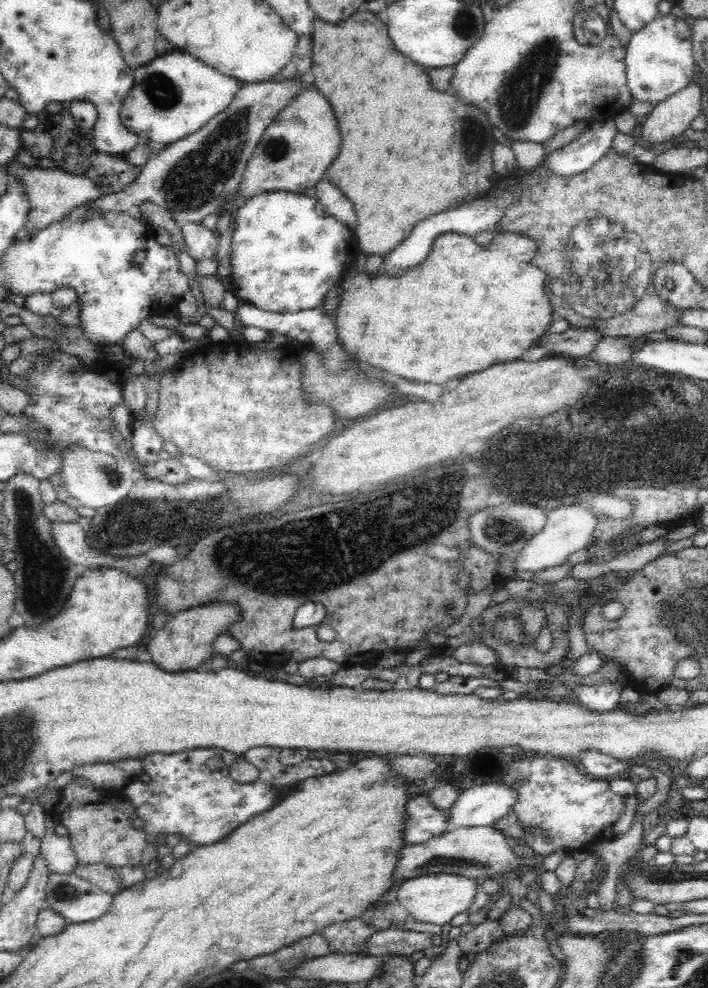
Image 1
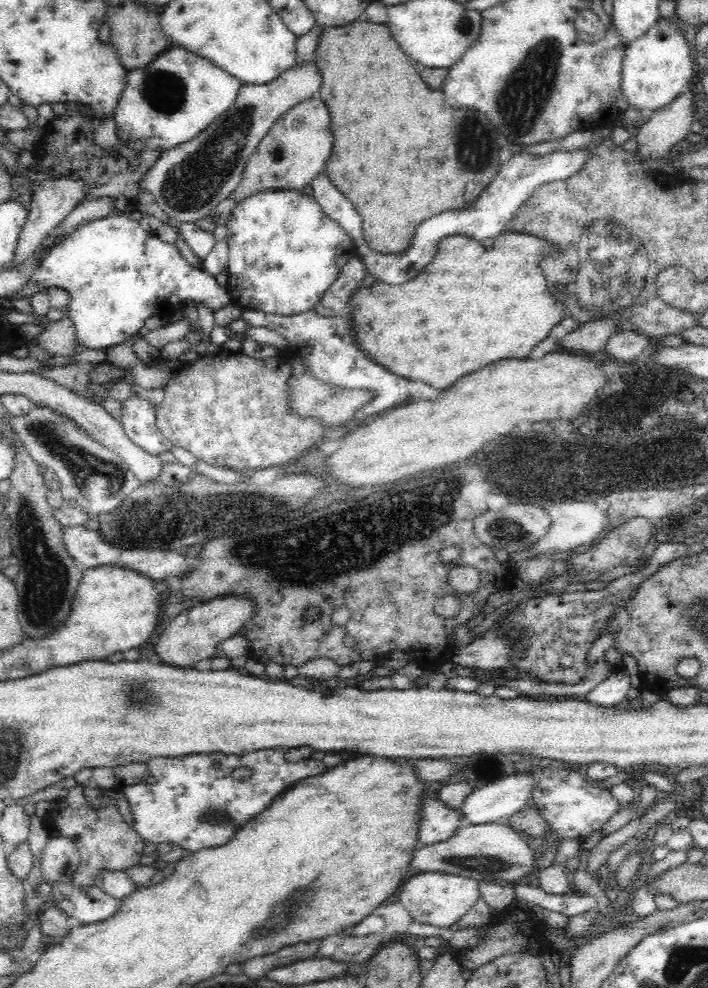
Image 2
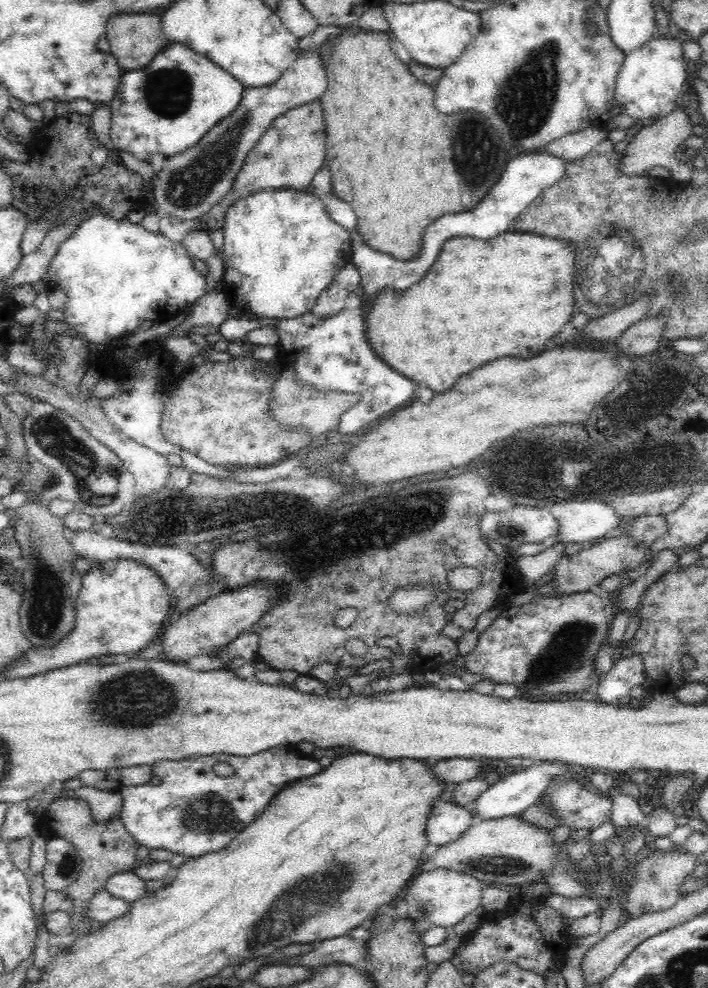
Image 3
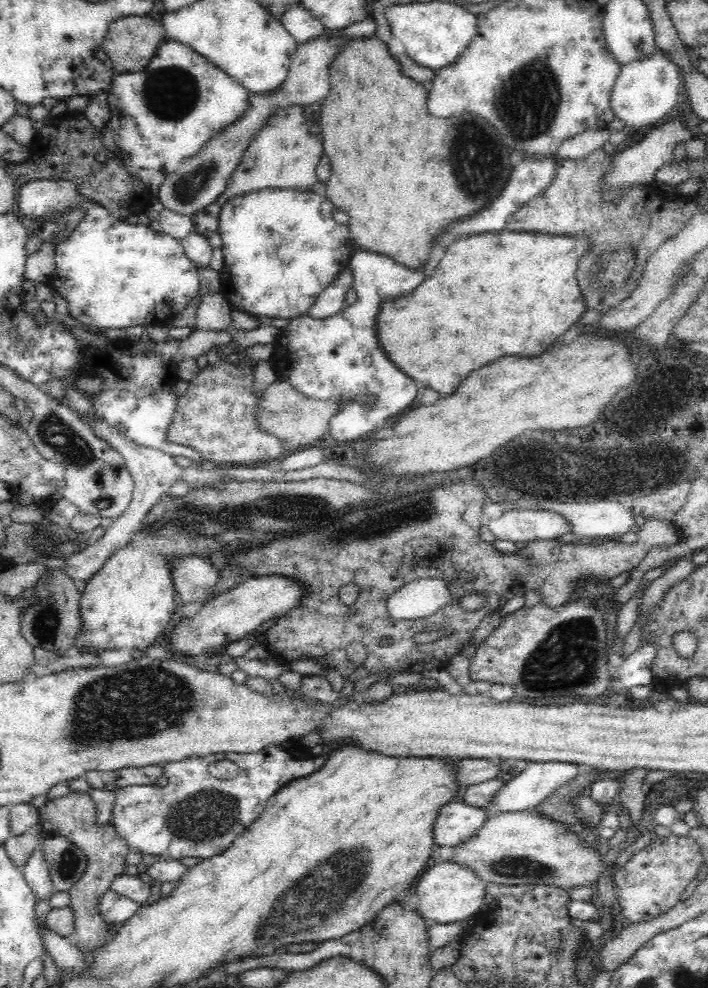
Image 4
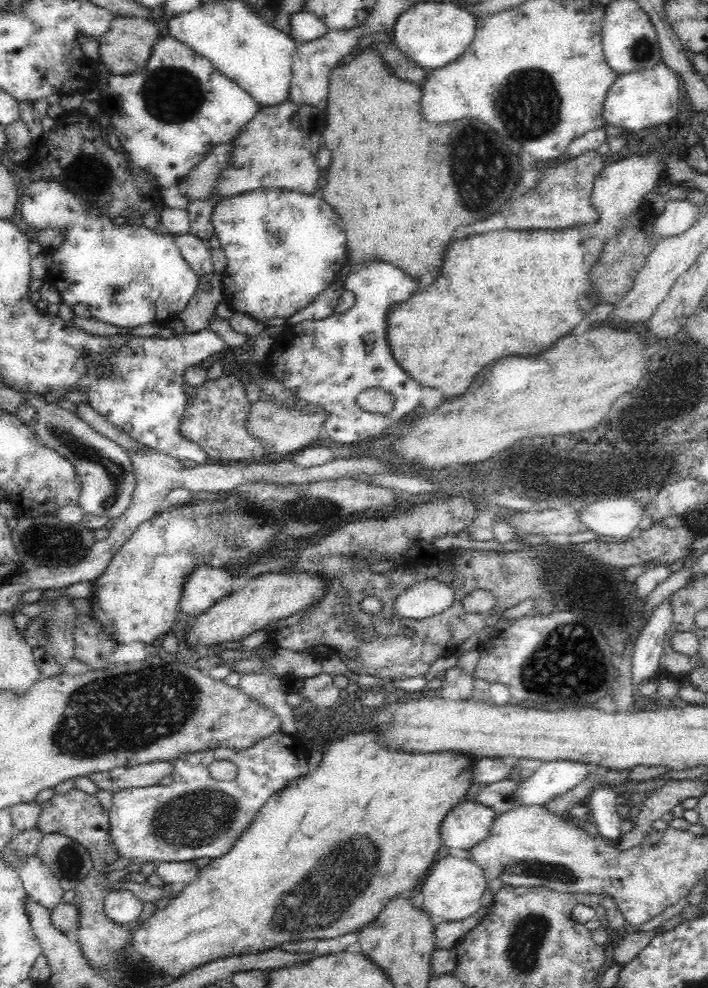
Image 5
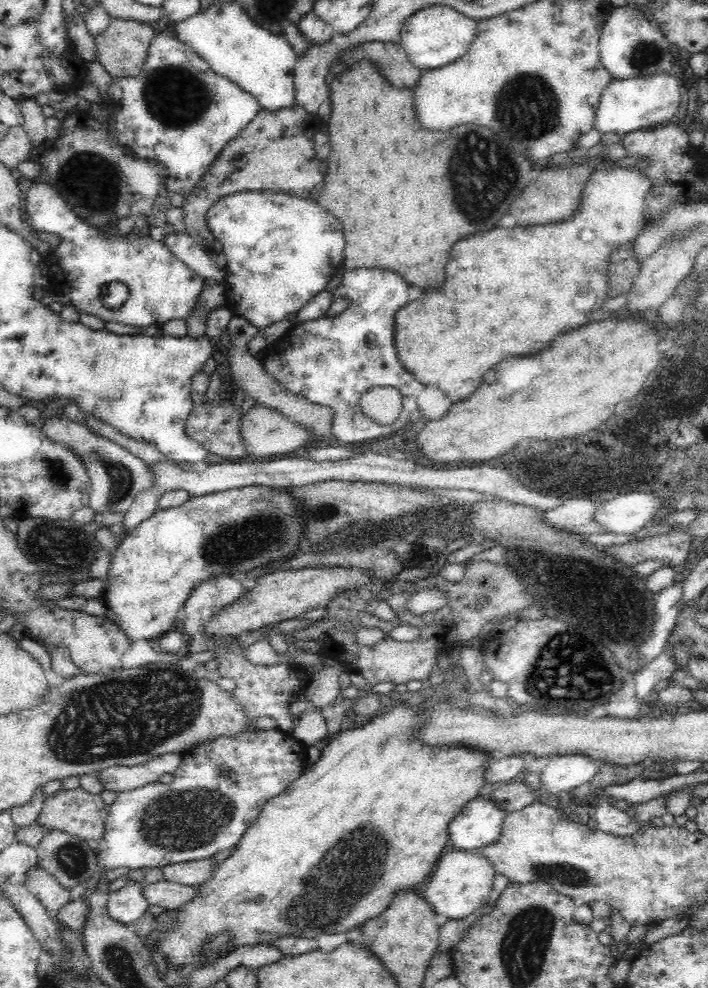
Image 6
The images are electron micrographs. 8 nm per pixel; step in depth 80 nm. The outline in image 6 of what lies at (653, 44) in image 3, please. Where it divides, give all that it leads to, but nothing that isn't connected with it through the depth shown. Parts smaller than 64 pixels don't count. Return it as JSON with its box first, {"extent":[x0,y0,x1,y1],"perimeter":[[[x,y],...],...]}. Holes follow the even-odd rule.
{"extent":[593,73,680,136],"perimeter":[[[656,73],[648,78],[612,80],[604,89],[594,114],[593,128],[600,134],[616,133],[623,136],[634,131],[655,128],[671,119],[680,104],[680,86],[674,75]]]}

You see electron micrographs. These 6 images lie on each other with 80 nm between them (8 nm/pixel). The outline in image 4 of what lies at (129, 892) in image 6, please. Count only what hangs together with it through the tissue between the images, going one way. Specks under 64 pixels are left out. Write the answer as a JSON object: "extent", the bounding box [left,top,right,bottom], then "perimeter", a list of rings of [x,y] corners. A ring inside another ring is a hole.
{"extent":[99,888,141,926],"perimeter":[[[112,888],[106,891],[99,900],[99,909],[102,918],[112,926],[124,924],[141,907],[136,901],[118,894]]]}

